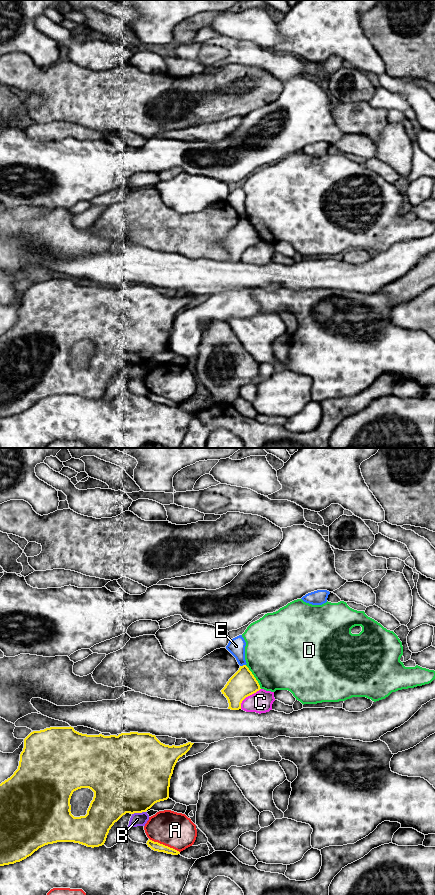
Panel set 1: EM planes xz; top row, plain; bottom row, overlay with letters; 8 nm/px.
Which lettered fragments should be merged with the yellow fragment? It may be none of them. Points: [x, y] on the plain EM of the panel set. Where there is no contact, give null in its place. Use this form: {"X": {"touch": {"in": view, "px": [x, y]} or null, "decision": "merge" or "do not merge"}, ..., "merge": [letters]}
{"A": {"touch": {"in": "xz", "px": [164, 397]}, "decision": "do not merge"}, "B": {"touch": {"in": "xz", "px": [138, 364]}, "decision": "do not merge"}, "C": {"touch": {"in": "xz", "px": [247, 248]}, "decision": "do not merge"}, "D": {"touch": {"in": "xz", "px": [254, 229]}, "decision": "do not merge"}, "E": {"touch": {"in": "xz", "px": [243, 217]}, "decision": "do not merge"}, "merge": []}

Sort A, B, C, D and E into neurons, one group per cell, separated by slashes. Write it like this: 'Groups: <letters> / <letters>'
Groups: A / B / C / D / E

